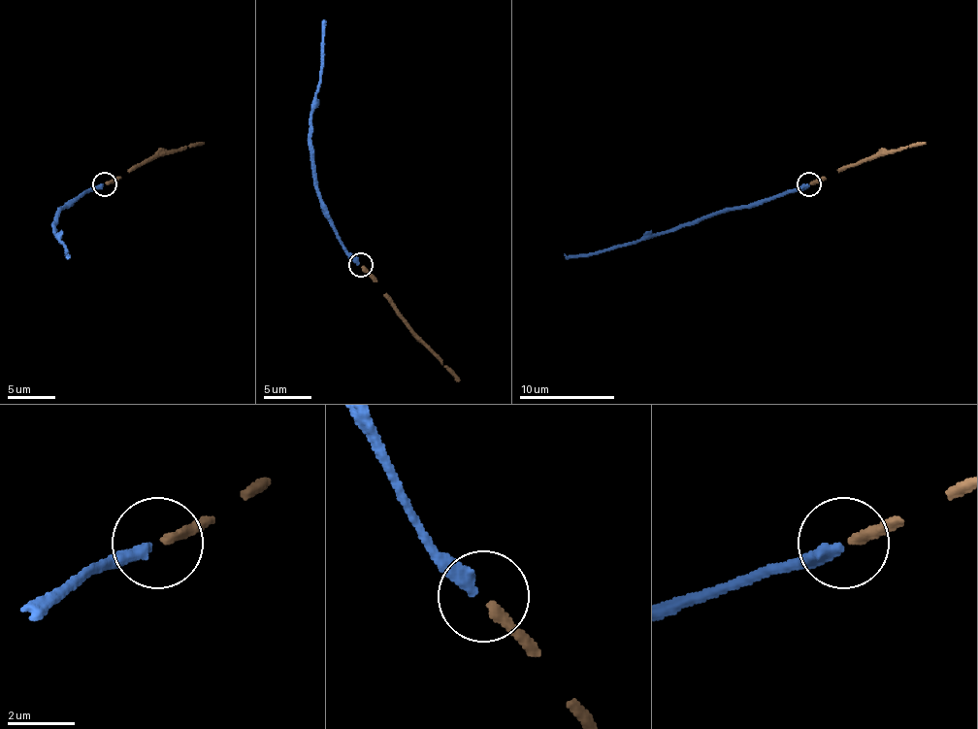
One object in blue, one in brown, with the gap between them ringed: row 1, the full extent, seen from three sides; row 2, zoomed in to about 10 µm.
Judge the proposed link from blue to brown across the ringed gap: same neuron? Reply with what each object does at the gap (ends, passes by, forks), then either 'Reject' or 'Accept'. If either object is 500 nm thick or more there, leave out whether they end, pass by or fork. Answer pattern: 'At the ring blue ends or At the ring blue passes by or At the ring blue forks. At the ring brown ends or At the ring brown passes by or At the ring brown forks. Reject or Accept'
At the ring blue ends. At the ring brown ends. Accept

